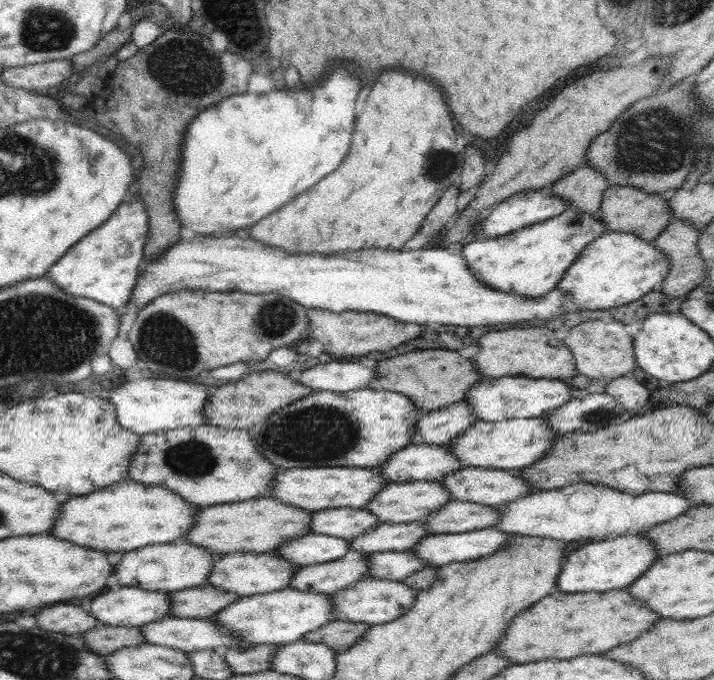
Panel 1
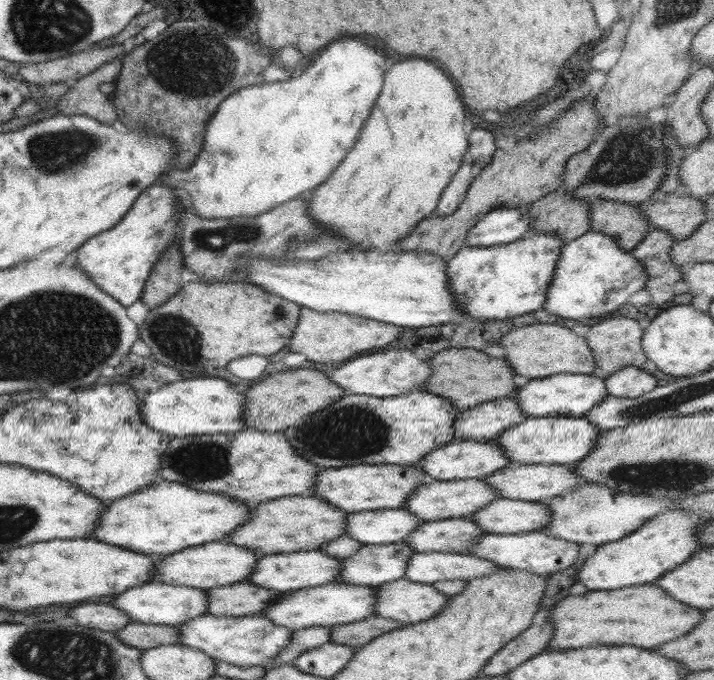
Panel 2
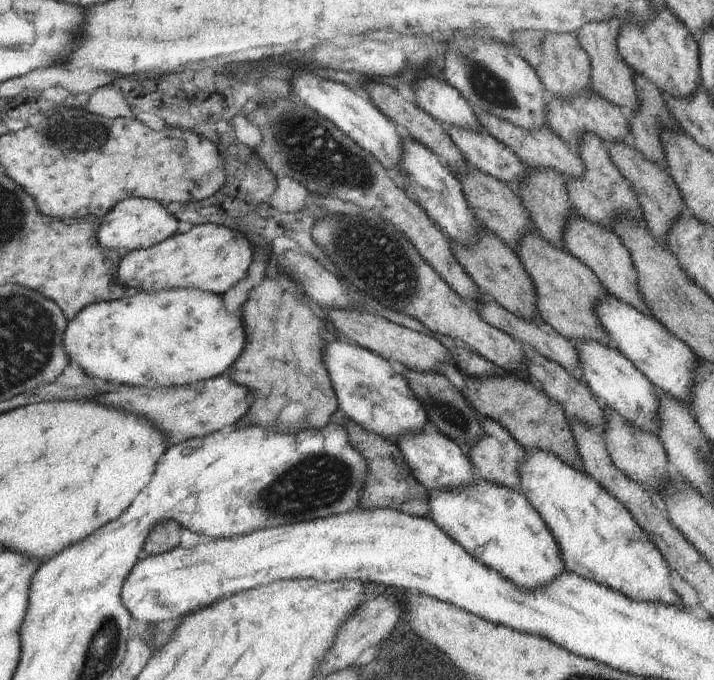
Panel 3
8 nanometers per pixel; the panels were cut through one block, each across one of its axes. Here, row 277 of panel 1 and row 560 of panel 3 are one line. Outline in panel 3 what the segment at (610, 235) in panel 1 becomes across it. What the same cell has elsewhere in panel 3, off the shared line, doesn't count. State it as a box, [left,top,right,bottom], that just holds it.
[518,450,683,607]

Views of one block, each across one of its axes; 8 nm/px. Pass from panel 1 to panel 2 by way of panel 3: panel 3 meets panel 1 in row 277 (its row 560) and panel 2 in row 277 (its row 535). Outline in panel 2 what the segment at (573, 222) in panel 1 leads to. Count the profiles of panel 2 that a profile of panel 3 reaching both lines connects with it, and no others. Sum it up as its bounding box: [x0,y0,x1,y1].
[446,233,564,321]

